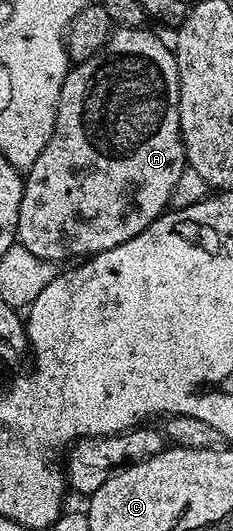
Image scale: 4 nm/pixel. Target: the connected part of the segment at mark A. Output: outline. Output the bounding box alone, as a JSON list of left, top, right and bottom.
[16,26,188,265]

